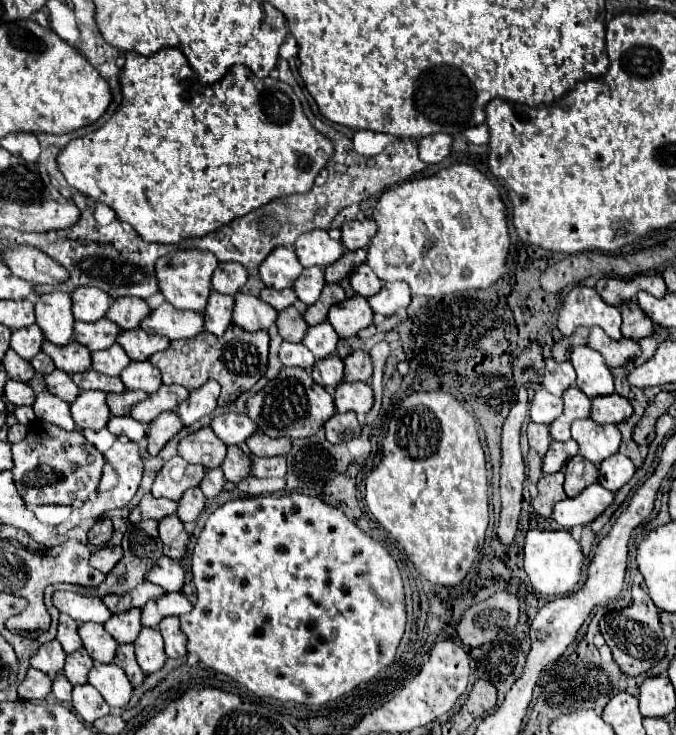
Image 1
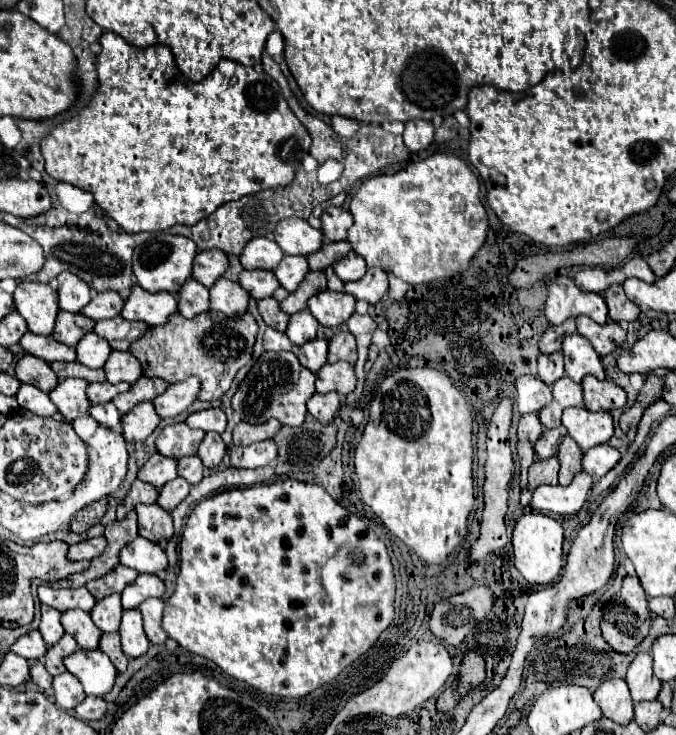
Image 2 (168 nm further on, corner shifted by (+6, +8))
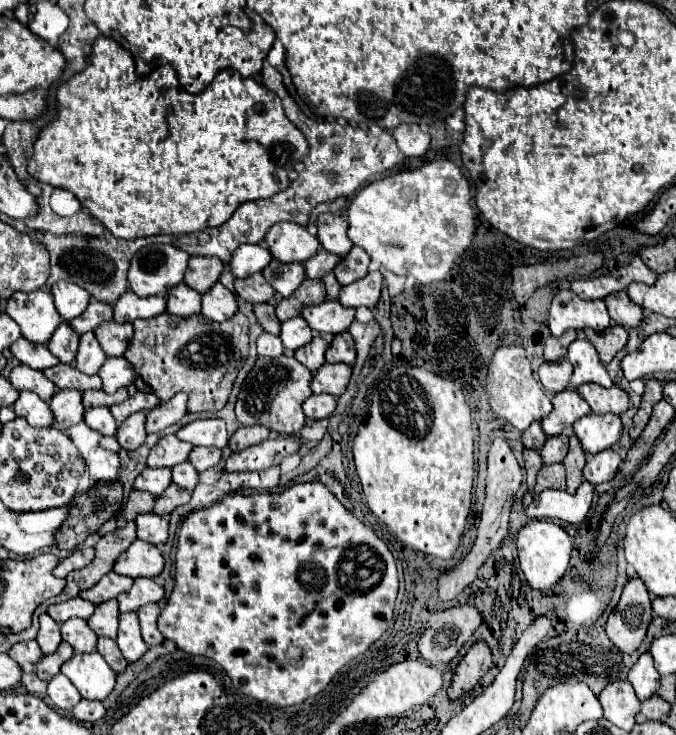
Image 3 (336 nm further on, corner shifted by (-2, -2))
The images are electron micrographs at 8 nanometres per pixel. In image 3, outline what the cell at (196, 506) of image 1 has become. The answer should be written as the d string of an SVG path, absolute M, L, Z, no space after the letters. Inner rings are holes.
M170 484L158 498L156 498L156 504L154 504L154 514L160 514L160 516L170 516L174 508L186 504L190 500L190 492L176 486L176 484Z

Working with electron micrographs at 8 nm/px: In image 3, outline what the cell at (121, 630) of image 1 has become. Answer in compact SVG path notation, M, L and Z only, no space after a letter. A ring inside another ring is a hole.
M108 600L96 606L96 612L88 618L88 626L98 634L98 636L108 636L116 638L118 630L118 602Z

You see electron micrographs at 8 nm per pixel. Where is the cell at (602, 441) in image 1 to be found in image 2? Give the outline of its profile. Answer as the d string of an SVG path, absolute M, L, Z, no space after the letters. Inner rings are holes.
M566 408L562 414L562 424L568 436L576 440L582 452L606 444L614 434L614 422L610 412L588 412L586 408Z

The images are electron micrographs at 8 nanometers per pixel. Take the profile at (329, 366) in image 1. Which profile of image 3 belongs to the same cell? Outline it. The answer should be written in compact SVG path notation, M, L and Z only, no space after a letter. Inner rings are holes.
M312 334L312 340L295 351L295 357L298 361L308 368L312 372L318 370L318 366L324 360L324 350L326 350L328 342L324 338L320 338L320 334Z

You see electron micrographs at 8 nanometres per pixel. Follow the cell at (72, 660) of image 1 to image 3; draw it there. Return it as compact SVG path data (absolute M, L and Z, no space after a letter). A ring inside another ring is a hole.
M62 642L62 644L56 648L56 652L46 654L46 656L36 664L36 676L38 676L40 680L44 680L44 682L46 682L46 678L56 676L56 674L60 672L60 666L62 666L68 658L72 658L72 654L74 654L72 646L68 646L68 642Z

